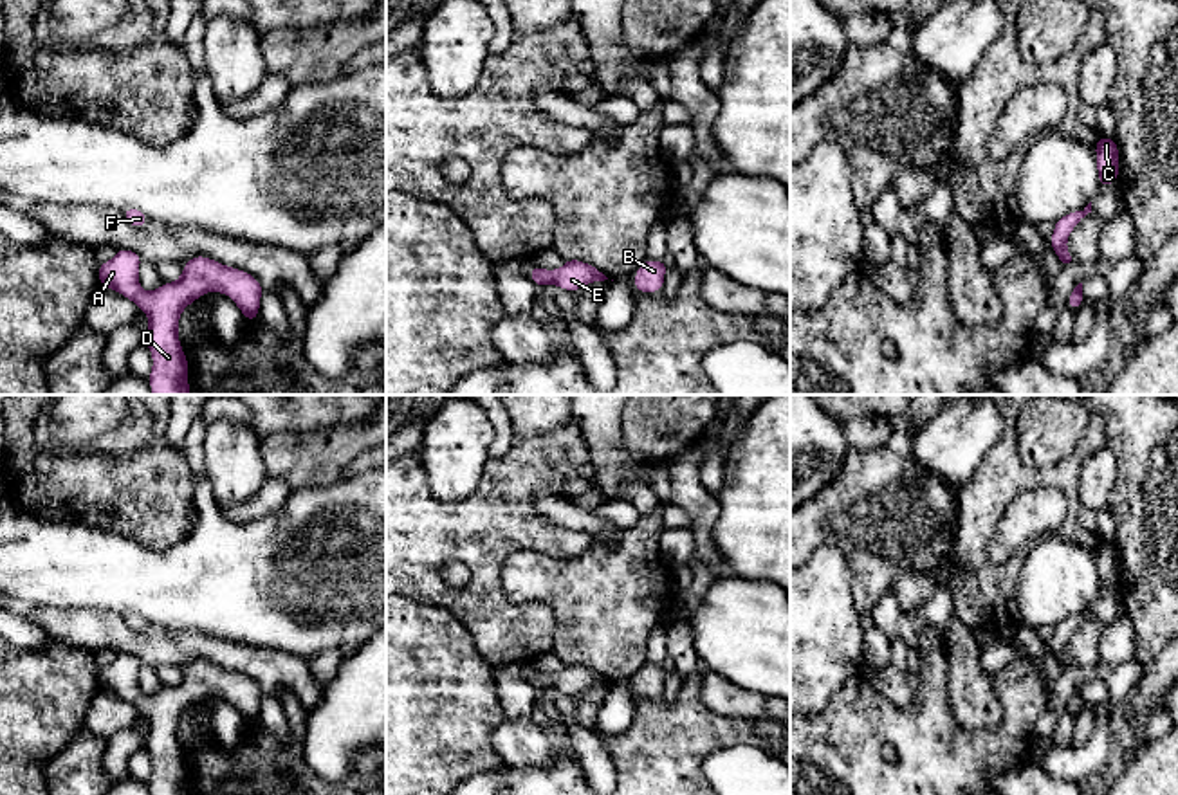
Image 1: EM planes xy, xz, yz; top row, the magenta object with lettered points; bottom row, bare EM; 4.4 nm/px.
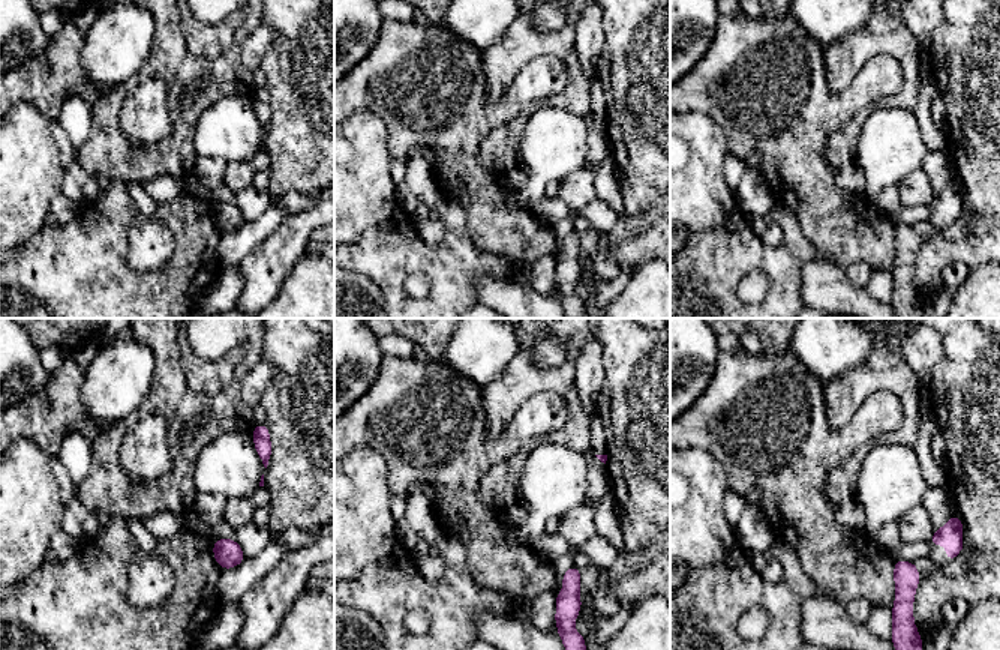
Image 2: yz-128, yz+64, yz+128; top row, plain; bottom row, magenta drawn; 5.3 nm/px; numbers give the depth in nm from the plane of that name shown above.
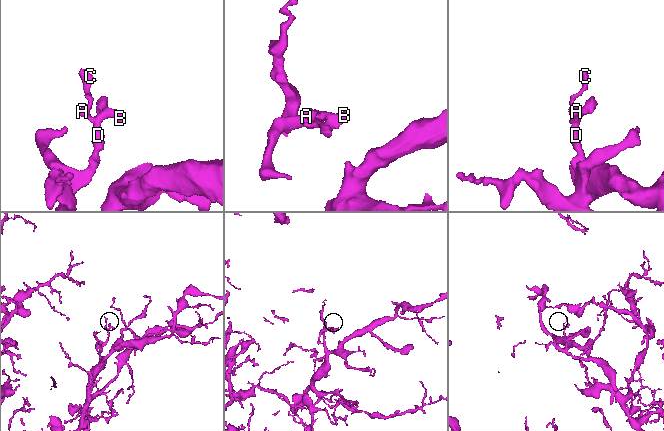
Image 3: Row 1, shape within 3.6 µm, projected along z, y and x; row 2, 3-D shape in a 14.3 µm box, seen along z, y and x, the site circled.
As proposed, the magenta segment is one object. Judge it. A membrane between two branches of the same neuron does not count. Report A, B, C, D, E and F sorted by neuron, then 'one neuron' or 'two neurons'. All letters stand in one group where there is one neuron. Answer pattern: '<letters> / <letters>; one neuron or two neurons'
A B C D E F; one neuron

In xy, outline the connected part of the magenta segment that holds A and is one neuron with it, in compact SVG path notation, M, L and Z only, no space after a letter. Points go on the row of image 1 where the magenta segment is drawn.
M117 249L110 261L97 267L99 281L132 299L150 317L144 341L153 357L153 370L148 377L153 395L191 395L188 359L177 332L180 312L202 294L216 290L231 296L247 321L256 321L263 288L245 270L195 256L184 263L182 276L177 281L144 292L137 278L141 263L137 252Z

